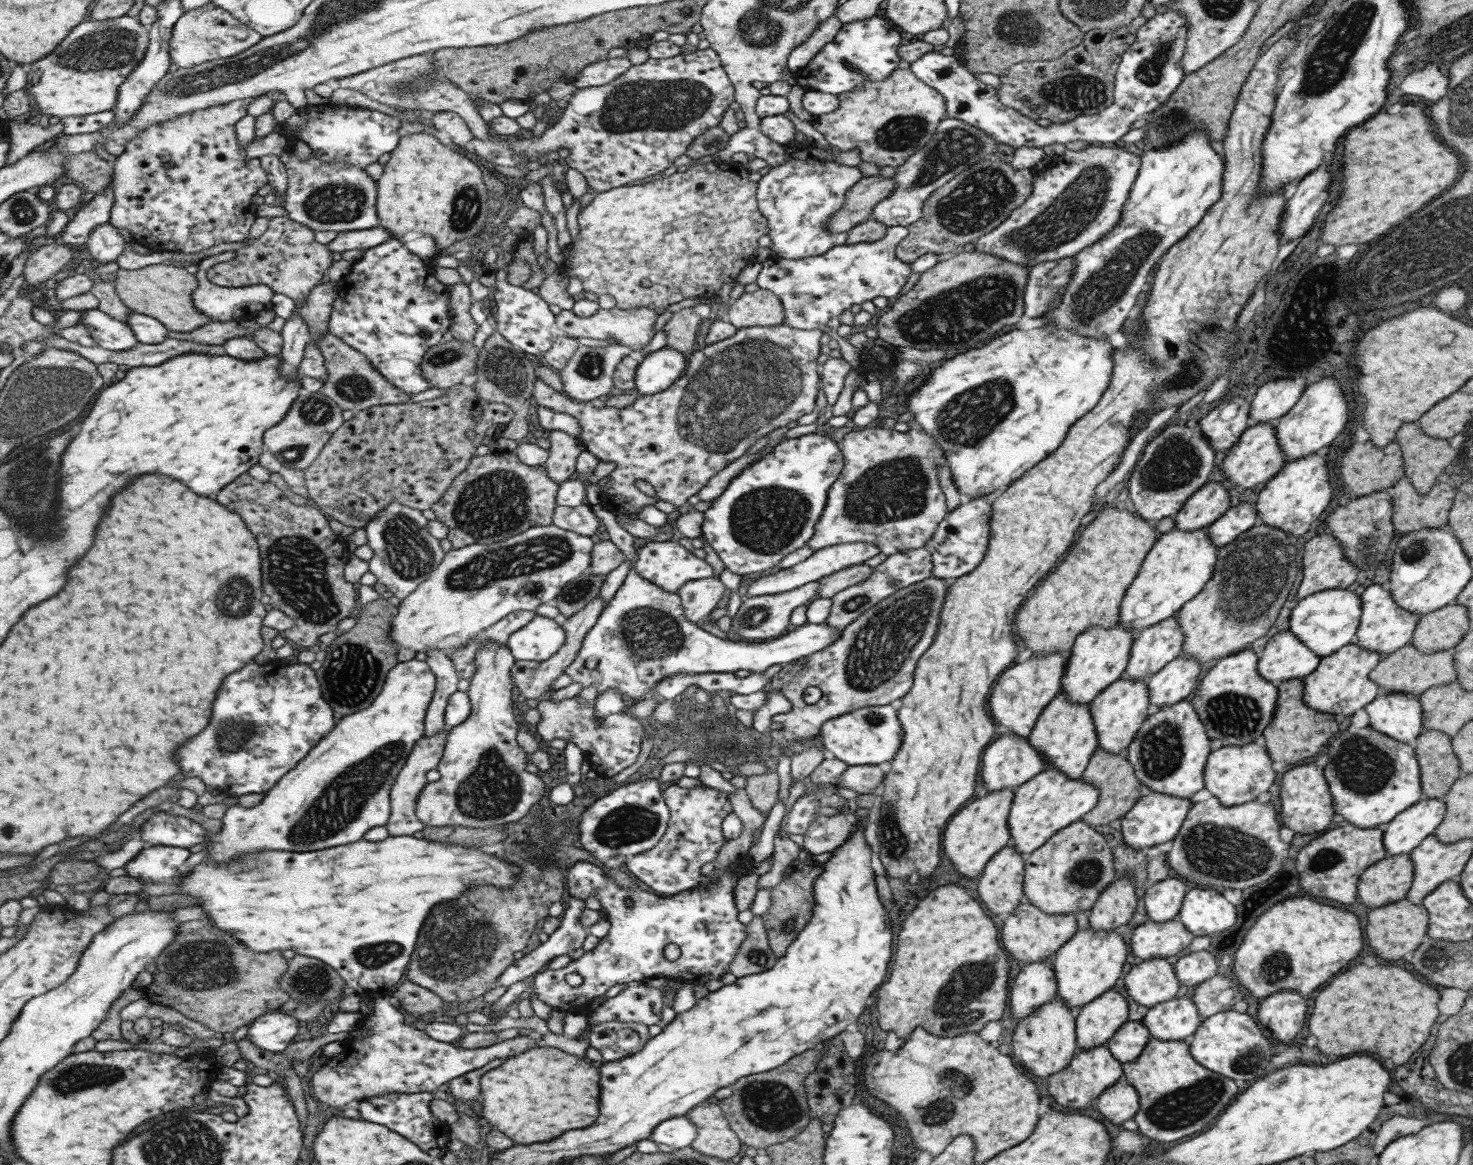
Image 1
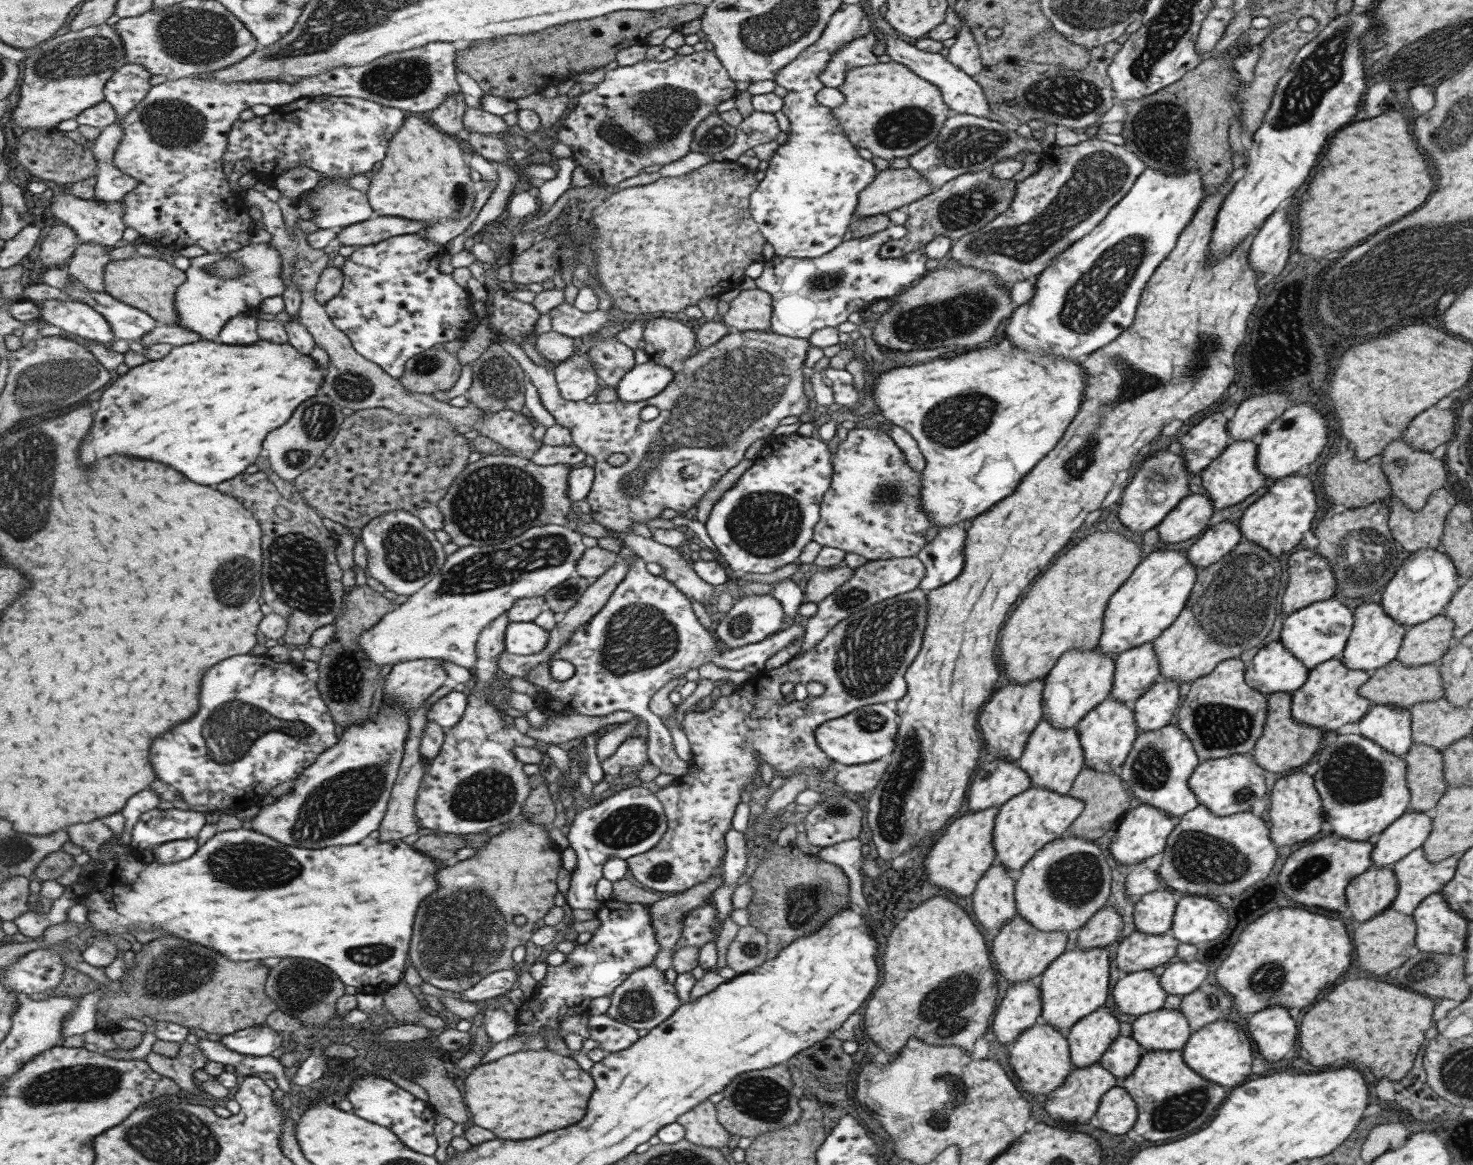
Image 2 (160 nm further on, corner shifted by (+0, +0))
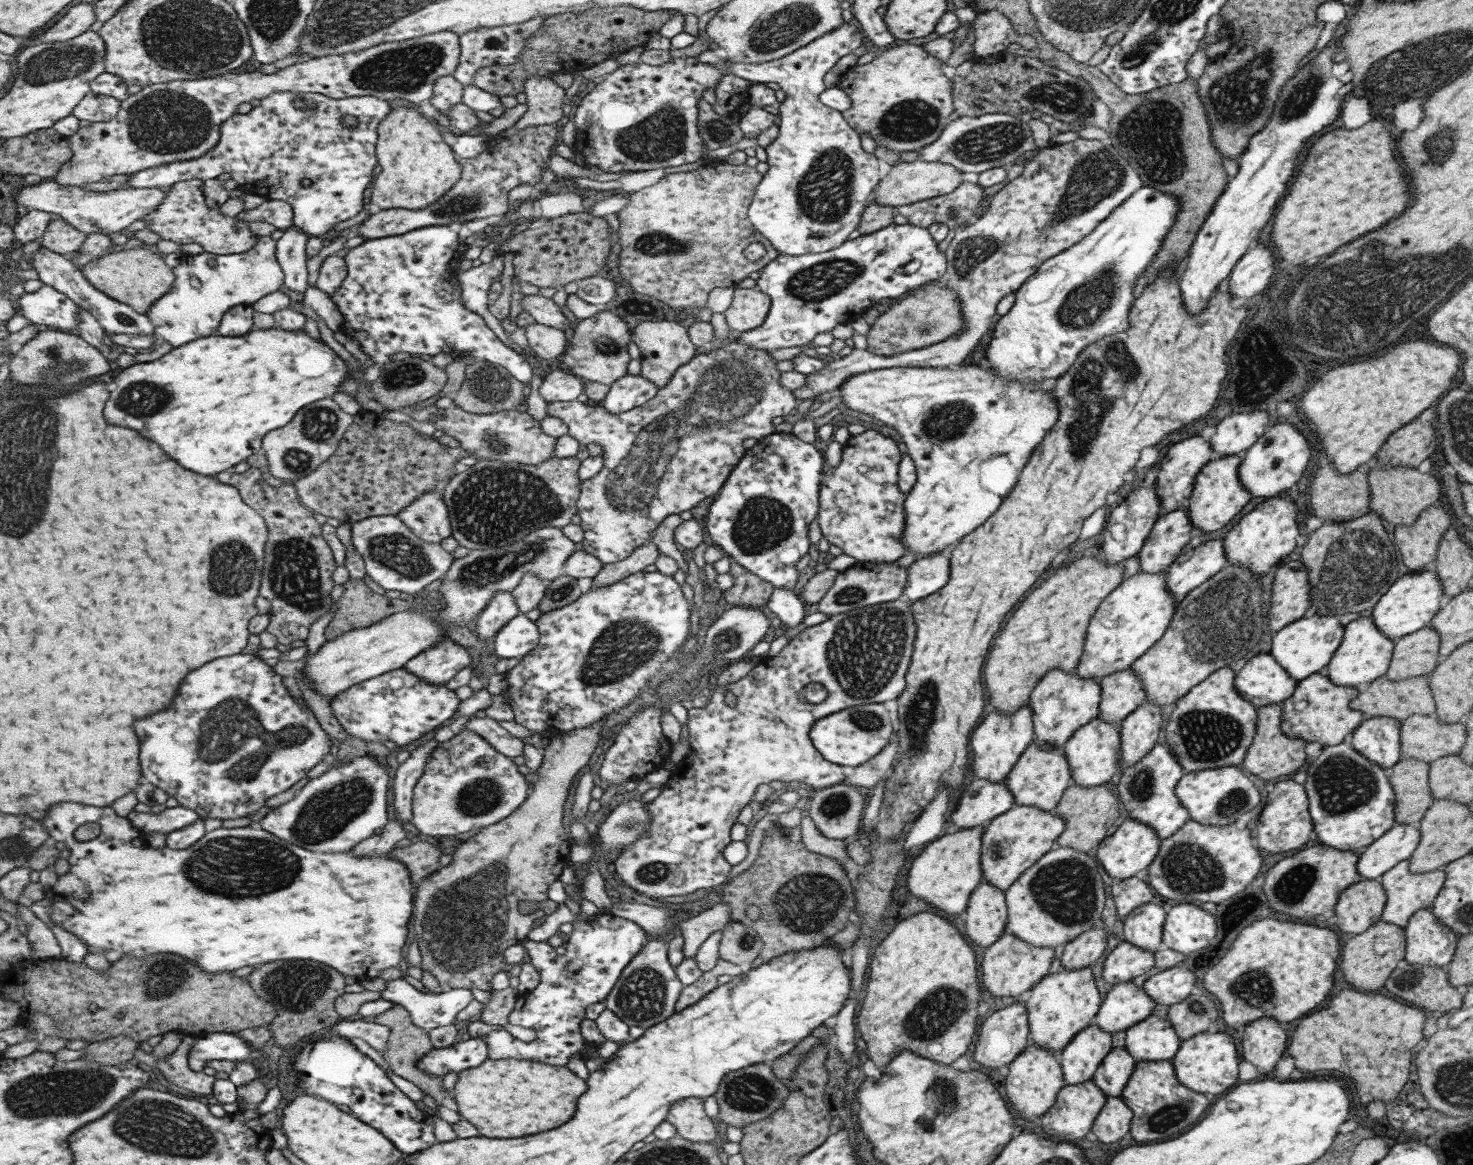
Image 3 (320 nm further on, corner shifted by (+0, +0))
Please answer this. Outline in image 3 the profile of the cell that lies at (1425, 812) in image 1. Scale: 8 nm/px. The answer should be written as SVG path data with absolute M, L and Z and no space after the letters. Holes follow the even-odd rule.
M1394 824L1358 852L1356 871L1361 879L1378 879L1398 862L1408 859L1417 846L1417 824Z

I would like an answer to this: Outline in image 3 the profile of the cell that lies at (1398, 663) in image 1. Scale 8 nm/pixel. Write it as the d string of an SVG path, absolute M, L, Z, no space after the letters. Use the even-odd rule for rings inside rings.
M1383 675L1359 689L1357 696L1351 702L1351 708L1358 710L1363 719L1386 716L1402 721L1411 714L1431 714L1435 705L1426 677L1413 676L1401 680L1389 680Z

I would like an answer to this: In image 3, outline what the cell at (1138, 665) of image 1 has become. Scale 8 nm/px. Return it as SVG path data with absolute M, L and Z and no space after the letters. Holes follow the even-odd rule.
M1130 668L1118 670L1098 680L1100 701L1096 718L1105 722L1119 723L1144 702L1145 691L1141 681Z

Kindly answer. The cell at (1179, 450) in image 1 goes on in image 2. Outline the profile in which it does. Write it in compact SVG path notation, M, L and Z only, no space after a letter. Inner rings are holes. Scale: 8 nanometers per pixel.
M1165 449L1155 451L1153 455L1145 457L1143 463L1129 477L1128 485L1117 502L1119 506L1117 518L1122 527L1132 535L1135 535L1135 532L1145 533L1155 527L1173 510L1181 498L1185 498L1190 493L1187 488L1190 478L1191 475L1184 469L1182 456L1177 458L1177 454L1171 454Z

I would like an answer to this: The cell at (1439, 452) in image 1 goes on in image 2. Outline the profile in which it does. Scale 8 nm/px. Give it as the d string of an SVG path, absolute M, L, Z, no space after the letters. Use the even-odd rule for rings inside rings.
M1403 438L1394 439L1381 452L1380 467L1390 486L1390 494L1401 501L1409 511L1419 511L1429 495L1445 482L1445 470L1440 459L1431 457L1431 451L1415 450L1404 443Z

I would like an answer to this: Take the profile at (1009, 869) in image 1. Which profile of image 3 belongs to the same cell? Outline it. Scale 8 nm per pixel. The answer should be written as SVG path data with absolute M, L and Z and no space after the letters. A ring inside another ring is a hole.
M981 882L969 895L963 934L971 944L986 948L1006 932L1006 904L1001 890Z

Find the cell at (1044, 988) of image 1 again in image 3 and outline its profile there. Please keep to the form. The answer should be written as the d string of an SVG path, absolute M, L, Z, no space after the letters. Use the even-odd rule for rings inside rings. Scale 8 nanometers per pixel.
M1013 1002L1013 1005L993 1012L981 1023L971 1056L984 1068L999 1068L1009 1064L1029 1044L1028 1032L1025 1002Z

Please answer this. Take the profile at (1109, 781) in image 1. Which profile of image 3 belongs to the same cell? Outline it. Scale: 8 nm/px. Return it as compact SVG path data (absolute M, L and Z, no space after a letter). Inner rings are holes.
M1070 785L1064 790L1060 801L1051 810L1059 814L1064 820L1065 828L1056 838L1056 846L1068 846L1077 852L1090 852L1107 836L1107 830L1113 826L1113 822L1120 817L1117 813L1119 802L1116 795L1103 785L1083 788L1082 786Z

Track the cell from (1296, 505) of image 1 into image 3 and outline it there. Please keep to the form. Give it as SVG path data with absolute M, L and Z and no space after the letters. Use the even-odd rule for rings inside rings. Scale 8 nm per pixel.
M1285 491L1257 504L1222 539L1227 563L1245 567L1245 569L1249 569L1251 573L1255 573L1259 577L1263 577L1274 568L1277 568L1287 559L1291 550L1295 548L1295 538L1298 535L1295 522L1296 513L1295 501L1285 496Z

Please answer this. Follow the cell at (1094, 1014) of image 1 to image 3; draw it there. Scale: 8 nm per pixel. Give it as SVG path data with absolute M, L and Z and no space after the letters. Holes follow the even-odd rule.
M1092 1023L1082 1028L1058 1053L1065 1084L1092 1080L1093 1073L1111 1049L1111 1033Z

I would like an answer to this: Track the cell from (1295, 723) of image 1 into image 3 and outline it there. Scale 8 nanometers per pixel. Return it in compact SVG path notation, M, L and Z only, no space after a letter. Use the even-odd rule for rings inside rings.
M1269 704L1256 709L1255 734L1241 764L1249 776L1255 775L1267 783L1271 779L1295 772L1306 758L1303 748L1307 742L1300 738L1289 738L1280 731L1281 709L1281 704Z

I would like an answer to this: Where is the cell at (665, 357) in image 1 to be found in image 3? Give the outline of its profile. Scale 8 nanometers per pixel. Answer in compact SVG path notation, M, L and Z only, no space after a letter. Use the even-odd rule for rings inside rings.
M626 374L608 386L608 391L598 404L611 414L619 414L646 403L655 396L657 389L640 374Z

